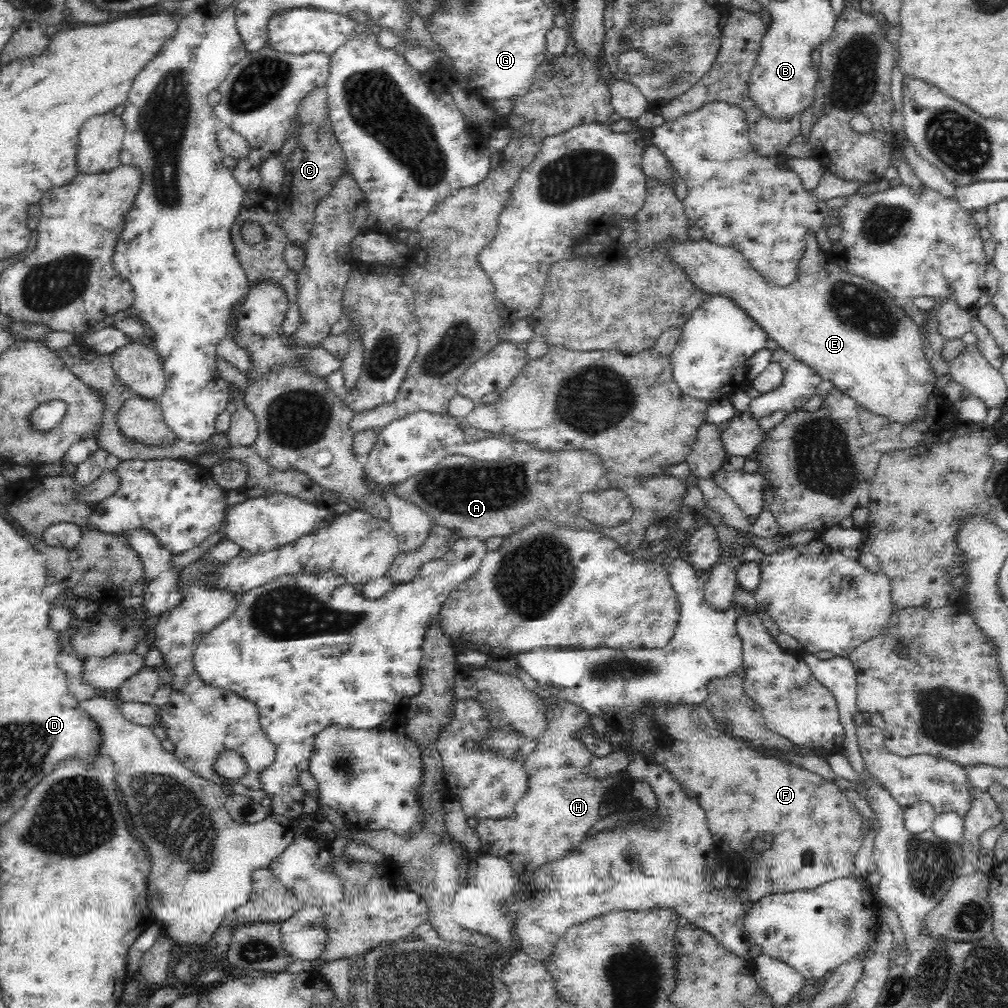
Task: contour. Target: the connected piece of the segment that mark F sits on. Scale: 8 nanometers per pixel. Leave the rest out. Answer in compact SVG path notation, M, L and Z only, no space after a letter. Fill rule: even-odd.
M704 704L696 707L678 706L662 707L660 709L646 707L645 711L642 711L640 715L633 716L633 719L630 720L630 730L627 732L625 732L623 726L620 724L613 721L605 722L611 728L612 732L623 734L623 742L630 745L631 753L642 754L643 756L646 756L646 758L650 758L651 760L656 761L659 765L662 765L662 767L673 776L673 779L685 789L686 795L701 805L702 810L704 810L704 813L707 816L708 829L710 829L713 838L717 841L715 851L717 852L719 859L726 860L728 867L734 875L739 876L740 882L736 890L739 892L742 901L749 900L752 903L757 903L762 897L770 896L770 894L815 889L818 888L818 885L826 884L831 880L854 876L854 858L856 858L858 849L862 844L864 818L860 815L859 810L854 804L848 800L844 791L840 790L840 787L834 782L824 780L821 776L818 776L805 768L797 767L790 762L766 757L756 750L752 750L750 747L746 746L746 742L740 739L735 739L728 733L724 733L720 730L718 721L710 715L710 711L704 707ZM766 832L770 832L773 836L770 850L762 851L761 853L754 851L752 848L752 841L756 837L764 835Z

